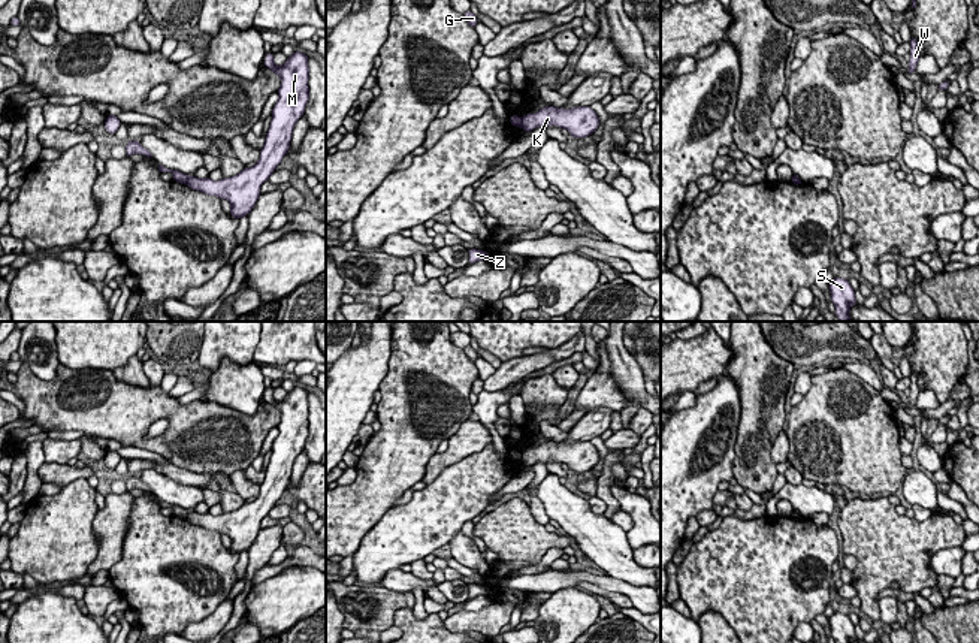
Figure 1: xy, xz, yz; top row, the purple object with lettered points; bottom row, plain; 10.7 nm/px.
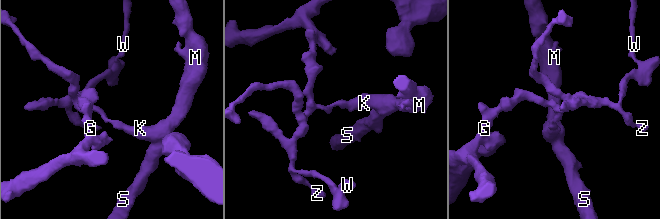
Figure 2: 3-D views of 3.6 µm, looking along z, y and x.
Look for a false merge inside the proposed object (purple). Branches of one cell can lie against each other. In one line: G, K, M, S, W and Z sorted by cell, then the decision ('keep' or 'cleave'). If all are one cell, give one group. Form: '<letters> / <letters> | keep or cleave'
G W Z / K M S | cleave

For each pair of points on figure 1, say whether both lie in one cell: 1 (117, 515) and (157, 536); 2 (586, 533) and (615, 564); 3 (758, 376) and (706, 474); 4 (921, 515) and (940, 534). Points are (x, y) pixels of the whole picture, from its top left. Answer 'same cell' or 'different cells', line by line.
1: different cells
2: same cell
3: different cells
4: different cells

